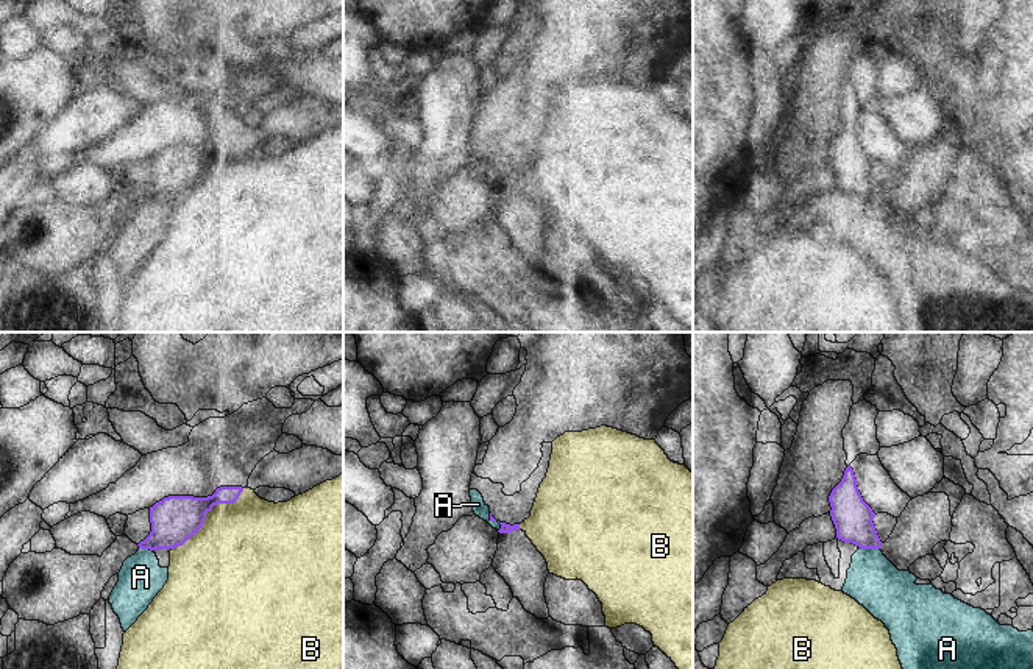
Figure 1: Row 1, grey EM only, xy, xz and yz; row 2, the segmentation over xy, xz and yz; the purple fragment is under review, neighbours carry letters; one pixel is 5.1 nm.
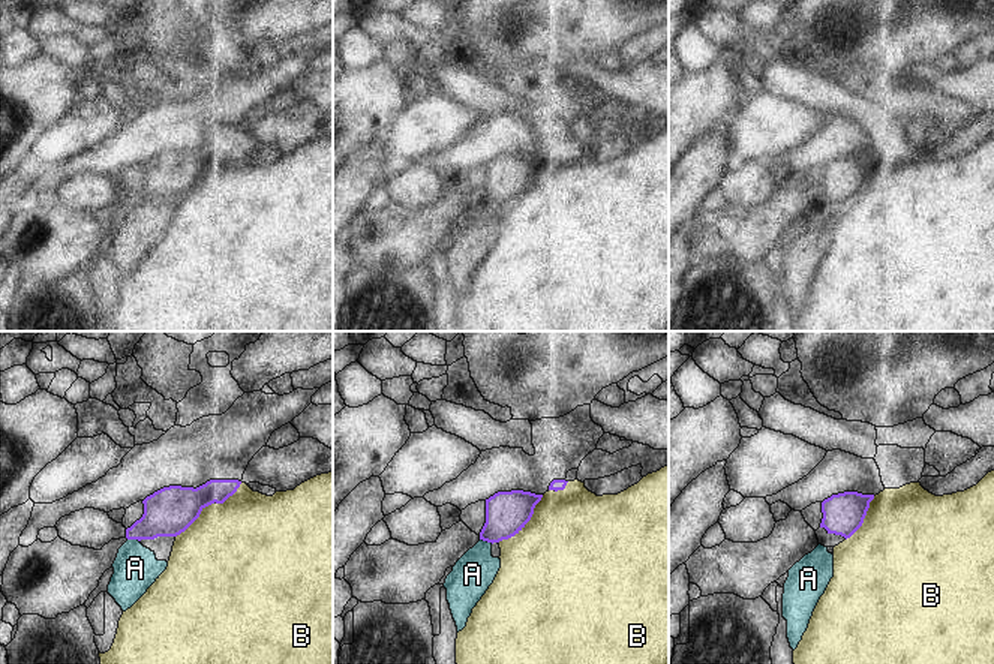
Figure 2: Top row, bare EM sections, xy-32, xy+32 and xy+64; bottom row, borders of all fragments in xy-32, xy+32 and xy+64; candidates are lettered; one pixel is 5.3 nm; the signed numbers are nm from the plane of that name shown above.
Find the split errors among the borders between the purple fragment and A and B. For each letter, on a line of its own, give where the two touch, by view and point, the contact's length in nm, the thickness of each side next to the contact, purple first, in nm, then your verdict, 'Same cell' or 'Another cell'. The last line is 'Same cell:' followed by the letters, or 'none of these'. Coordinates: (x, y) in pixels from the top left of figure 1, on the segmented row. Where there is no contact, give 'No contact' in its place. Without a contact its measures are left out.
A: Touches purple at yz (869, 548). Shared border 110 nm. Thickness 200 nm (purple) against 280 nm. Another cell
B: Touches purple at xy (205, 515). Shared border 500 nm. Thickness 240 nm (purple) against 460 nm. Another cell
Same cell: none of these.

